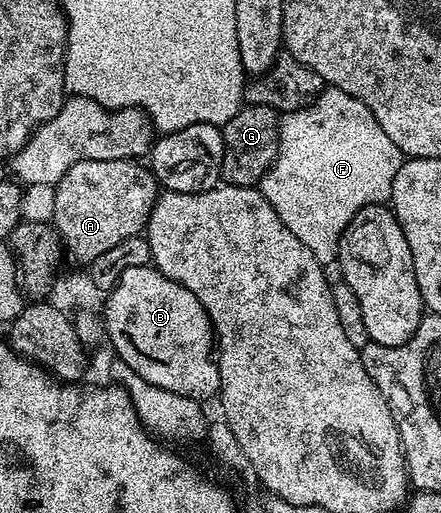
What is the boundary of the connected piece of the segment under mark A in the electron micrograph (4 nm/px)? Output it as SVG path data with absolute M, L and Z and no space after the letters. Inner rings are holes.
M135 159L73 163L54 187L57 200L53 203L53 224L62 248L66 256L68 253L73 260L84 263L90 263L123 239L140 236L161 192L154 173Z

